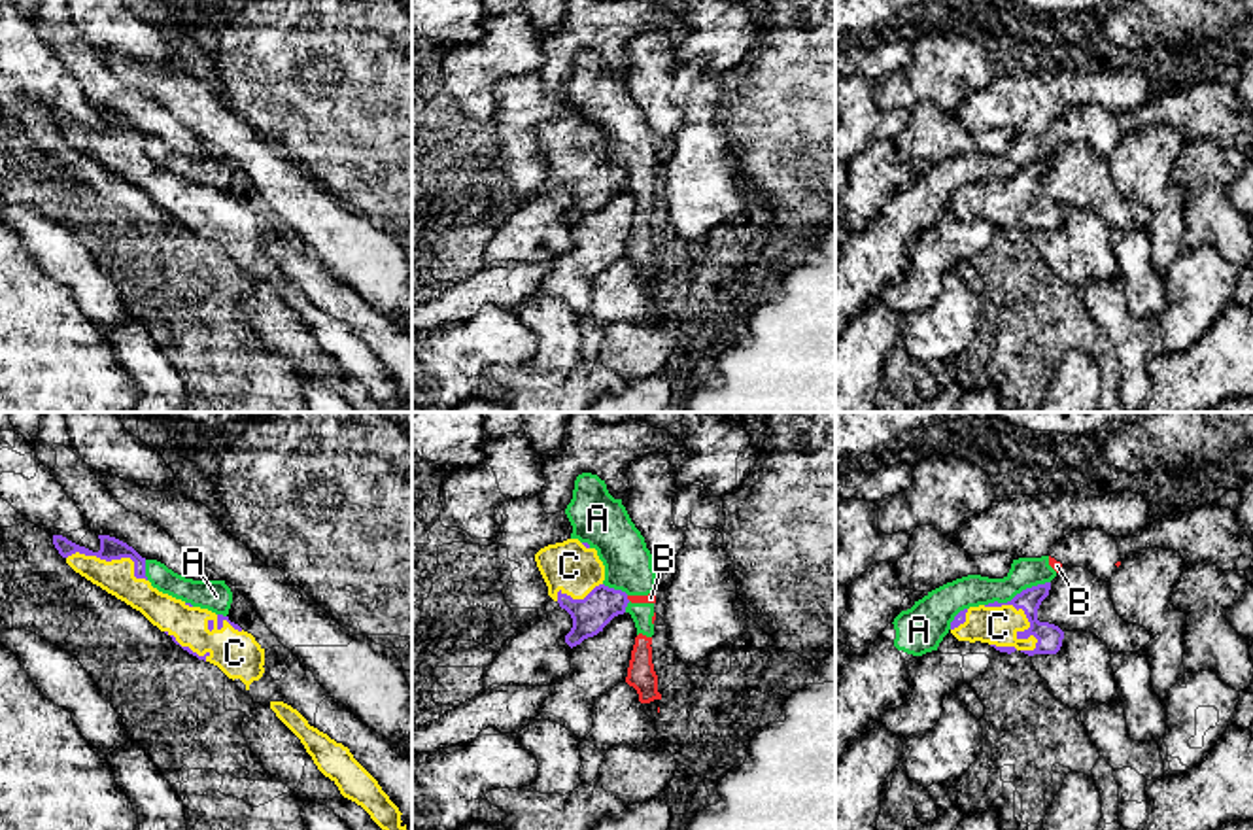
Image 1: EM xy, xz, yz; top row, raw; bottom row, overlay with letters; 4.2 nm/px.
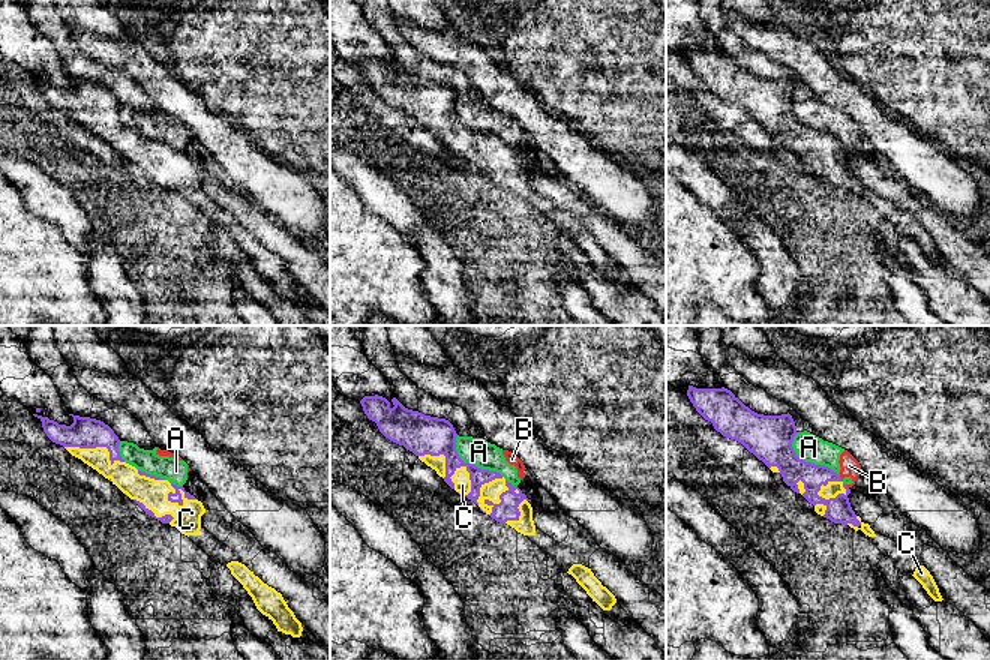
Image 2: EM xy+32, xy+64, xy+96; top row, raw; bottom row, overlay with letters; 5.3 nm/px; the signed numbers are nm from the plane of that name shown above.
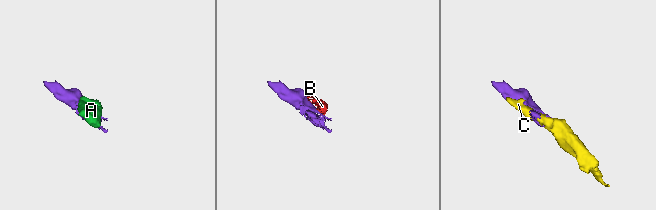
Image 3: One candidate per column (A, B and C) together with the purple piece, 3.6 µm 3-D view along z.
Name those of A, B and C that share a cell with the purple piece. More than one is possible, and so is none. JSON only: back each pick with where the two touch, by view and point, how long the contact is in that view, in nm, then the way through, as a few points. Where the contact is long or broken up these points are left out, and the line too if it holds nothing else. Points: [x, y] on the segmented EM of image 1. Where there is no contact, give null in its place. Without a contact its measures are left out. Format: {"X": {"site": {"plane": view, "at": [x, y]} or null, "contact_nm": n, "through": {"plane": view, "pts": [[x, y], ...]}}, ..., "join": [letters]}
{"C": {"site": {"plane": "yz", "at": [1027, 617]}, "contact_nm": 300}, "join": ["C"]}

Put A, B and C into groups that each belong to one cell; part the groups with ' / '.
A B / C

